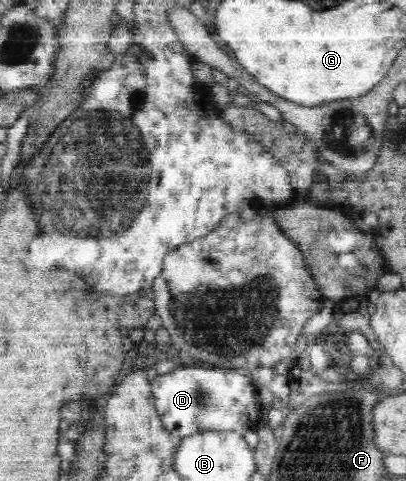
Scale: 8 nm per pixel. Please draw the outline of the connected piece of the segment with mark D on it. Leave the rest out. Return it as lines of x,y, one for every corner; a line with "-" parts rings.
180,365
170,373
158,374
149,384
162,425
179,441
211,431
237,431
244,435
264,422
258,403
256,407
252,405
252,401
256,401
252,397
254,389
242,369
230,371

